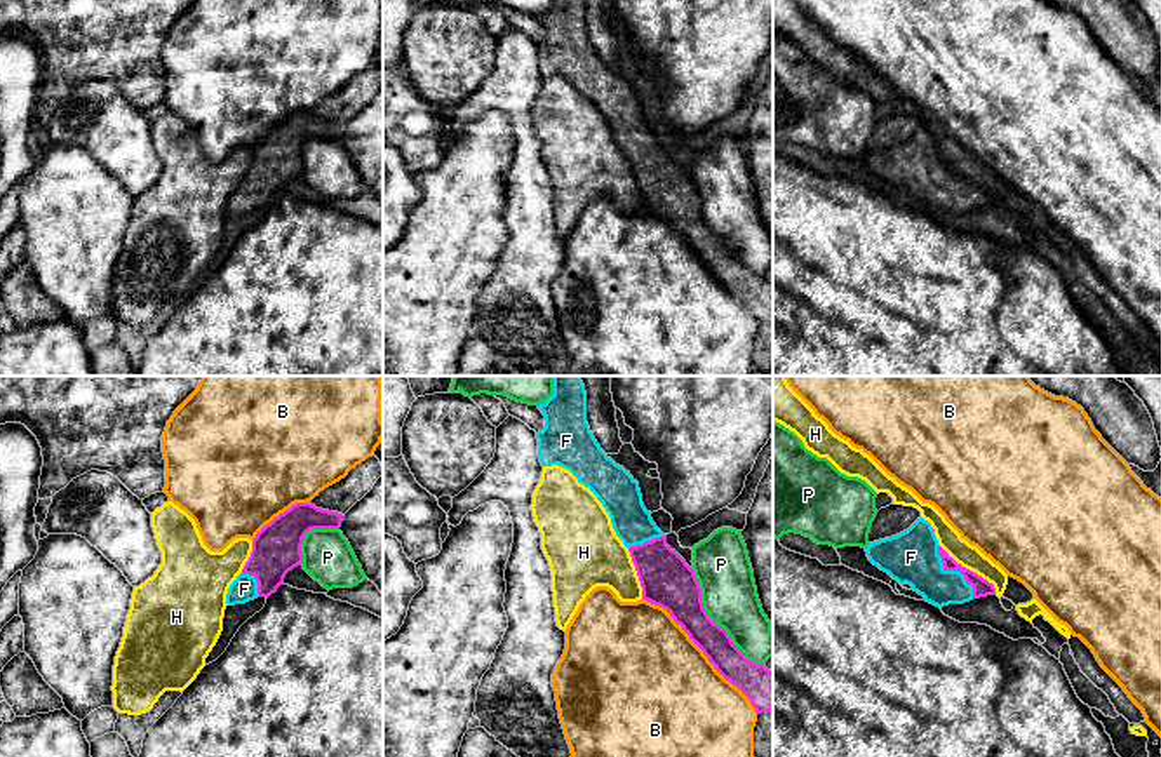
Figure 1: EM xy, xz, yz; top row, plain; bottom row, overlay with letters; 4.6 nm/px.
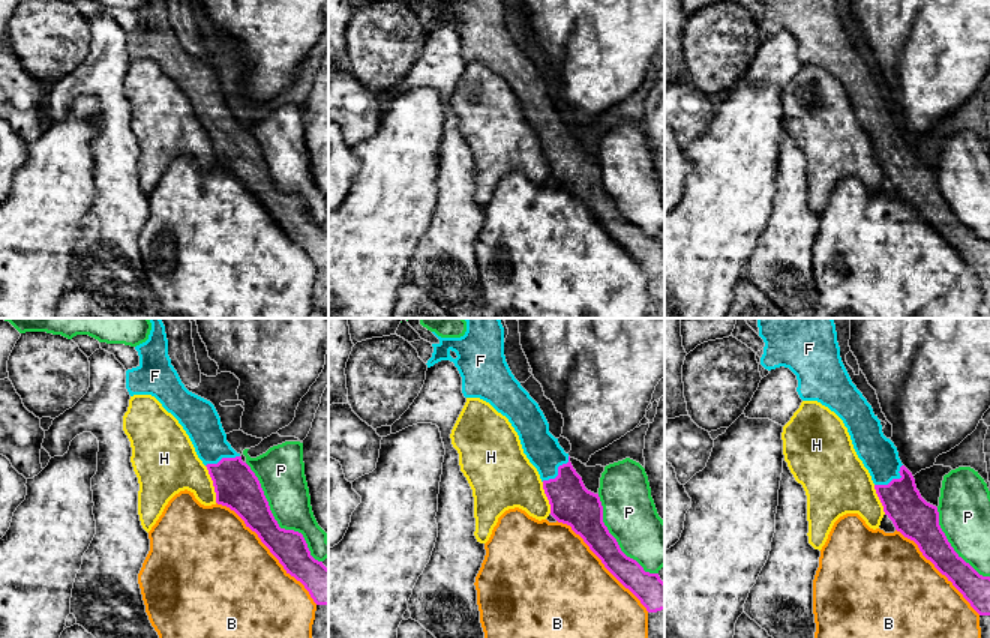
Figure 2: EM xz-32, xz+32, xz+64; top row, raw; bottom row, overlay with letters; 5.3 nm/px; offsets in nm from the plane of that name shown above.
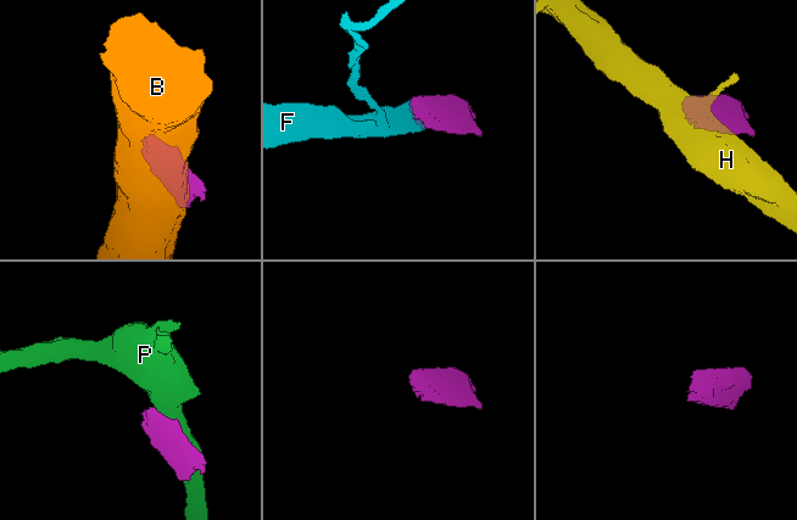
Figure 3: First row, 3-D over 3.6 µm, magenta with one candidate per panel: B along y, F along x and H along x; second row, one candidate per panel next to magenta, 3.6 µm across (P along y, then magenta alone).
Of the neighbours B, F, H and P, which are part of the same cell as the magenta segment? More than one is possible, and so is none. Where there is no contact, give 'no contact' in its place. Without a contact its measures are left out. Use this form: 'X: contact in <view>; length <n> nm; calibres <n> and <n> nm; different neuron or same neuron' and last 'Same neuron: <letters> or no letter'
B: contact in xz; length 750 nm; calibres 180 and 500 nm; different neuron
F: contact in yz; length 300 nm; calibres 80 and 240 nm; same neuron
H: contact in yz; length 340 nm; calibres 80 and 110 nm; different neuron
P: contact in xz; length 550 nm; calibres 220 and 260 nm; different neuron
Same neuron: F

